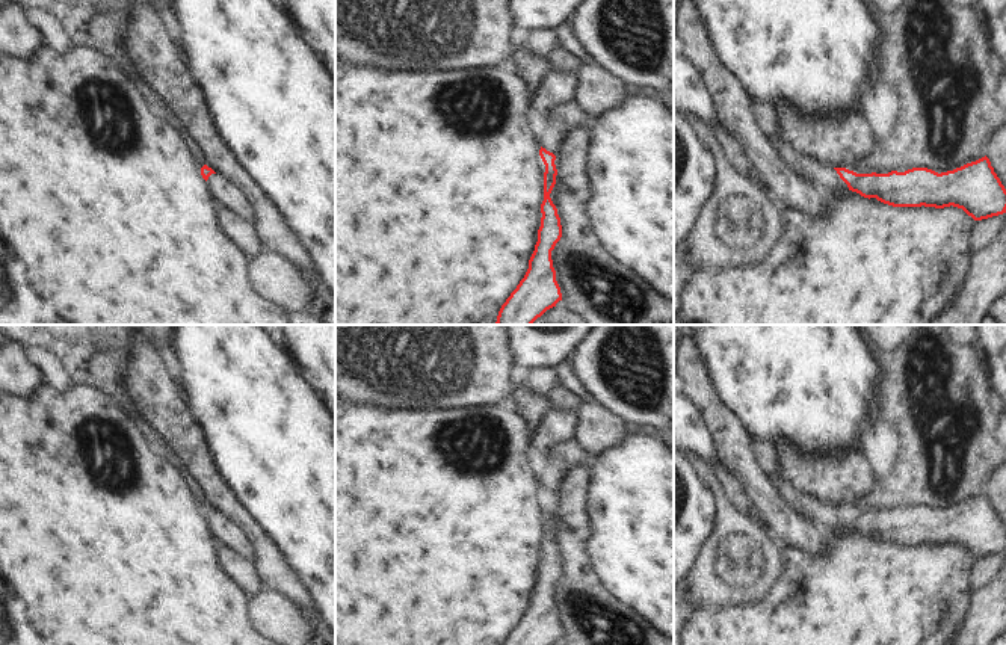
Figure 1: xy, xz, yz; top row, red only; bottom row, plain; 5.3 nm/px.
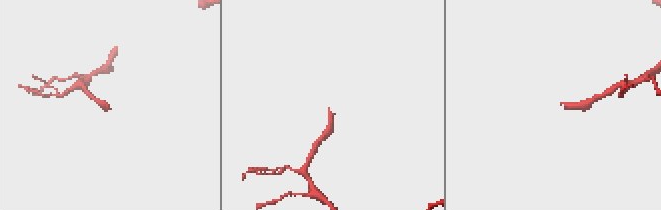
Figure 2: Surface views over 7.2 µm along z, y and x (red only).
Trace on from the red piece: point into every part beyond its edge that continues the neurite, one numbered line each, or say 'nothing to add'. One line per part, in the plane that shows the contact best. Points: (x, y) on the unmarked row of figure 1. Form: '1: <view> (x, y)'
1: yz (810, 508)

